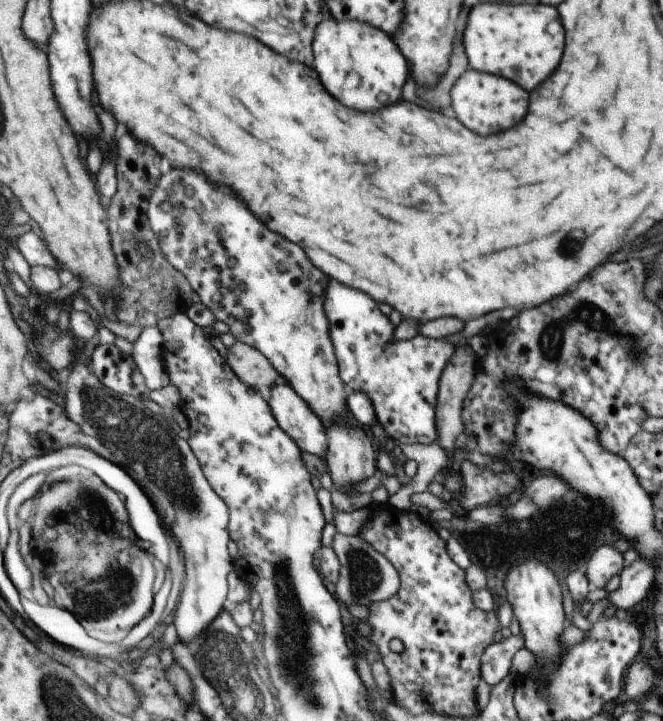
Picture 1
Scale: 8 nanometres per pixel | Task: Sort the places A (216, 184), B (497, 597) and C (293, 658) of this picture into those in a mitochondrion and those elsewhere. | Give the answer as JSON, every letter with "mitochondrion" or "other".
{"A":"other","B":"other","C":"mitochondrion"}

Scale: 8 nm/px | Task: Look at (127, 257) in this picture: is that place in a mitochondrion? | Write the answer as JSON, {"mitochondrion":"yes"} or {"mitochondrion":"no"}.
{"mitochondrion":"no"}

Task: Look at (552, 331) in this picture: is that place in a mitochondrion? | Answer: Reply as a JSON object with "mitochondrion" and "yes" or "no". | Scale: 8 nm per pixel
{"mitochondrion":"yes"}

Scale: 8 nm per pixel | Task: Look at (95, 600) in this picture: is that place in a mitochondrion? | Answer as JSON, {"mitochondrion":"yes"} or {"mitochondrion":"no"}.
{"mitochondrion":"yes"}

